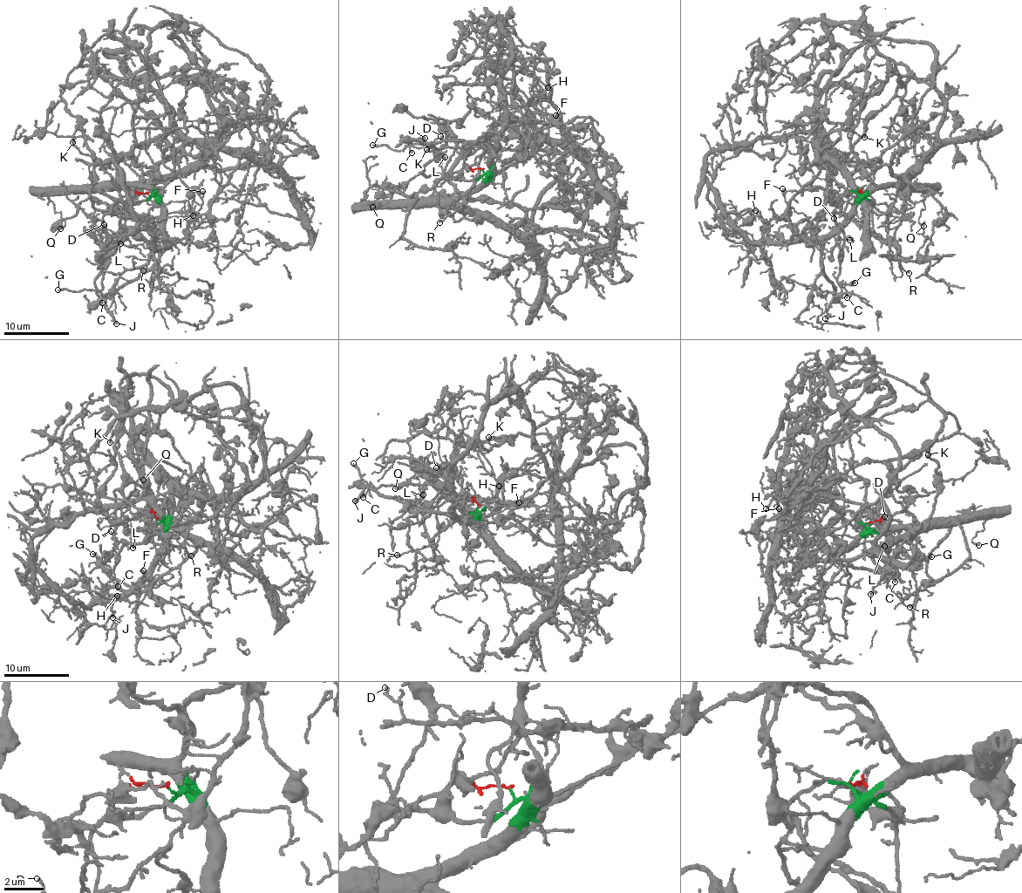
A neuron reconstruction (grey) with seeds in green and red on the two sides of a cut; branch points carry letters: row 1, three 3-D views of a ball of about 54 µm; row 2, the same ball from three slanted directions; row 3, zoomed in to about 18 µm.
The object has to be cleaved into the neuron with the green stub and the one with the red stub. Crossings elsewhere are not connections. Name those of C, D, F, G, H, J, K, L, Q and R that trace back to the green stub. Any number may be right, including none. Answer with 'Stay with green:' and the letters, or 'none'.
Stay with green: F, H, J, Q

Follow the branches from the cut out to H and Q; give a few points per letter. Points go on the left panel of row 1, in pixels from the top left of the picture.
H: (148, 194), (158, 203), (167, 238), (167, 245), (153, 249), (151, 222), (194, 215)
Q: (148, 194), (153, 196), (147, 187), (128, 187), (51, 191), (47, 195), (54, 210), (65, 221), (60, 228)

